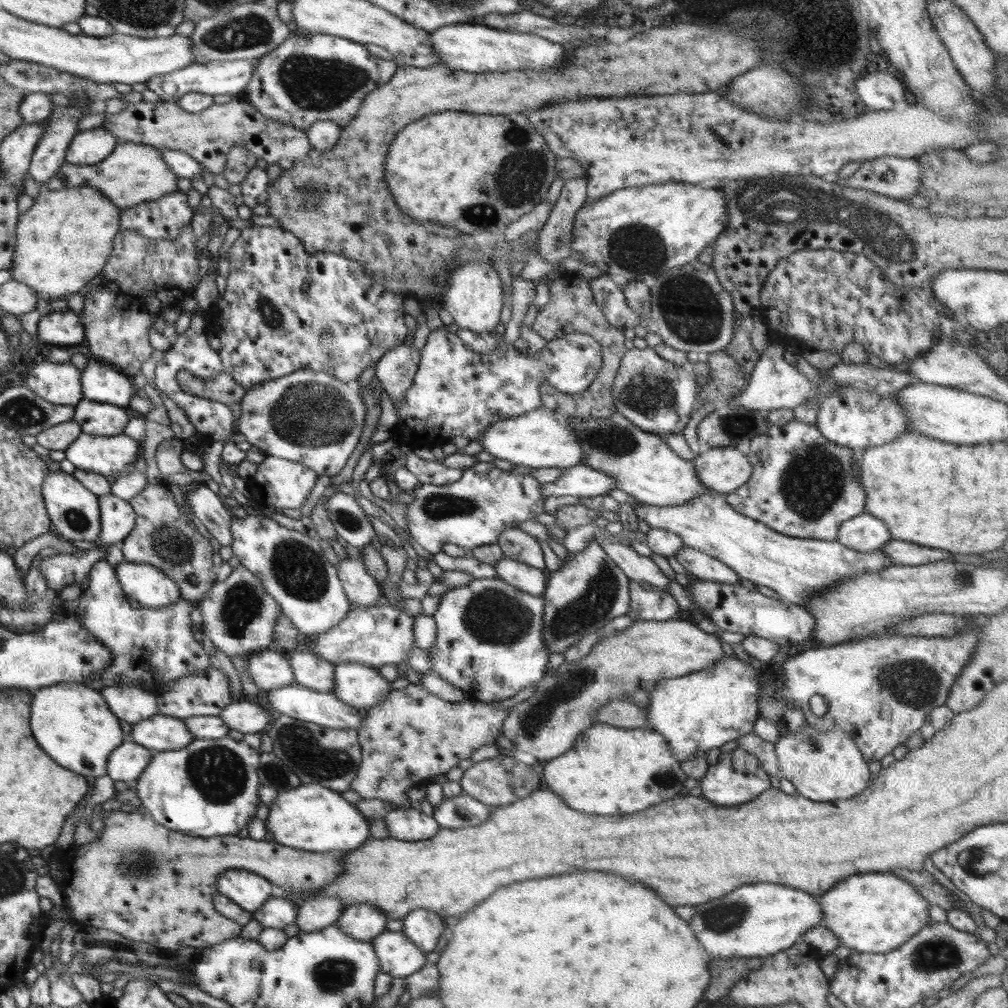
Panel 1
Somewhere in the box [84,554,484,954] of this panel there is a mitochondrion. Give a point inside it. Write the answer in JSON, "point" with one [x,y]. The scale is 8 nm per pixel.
{"point":[218,774]}

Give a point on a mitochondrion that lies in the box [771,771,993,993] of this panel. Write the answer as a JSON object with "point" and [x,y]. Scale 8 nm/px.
{"point":[934,955]}

